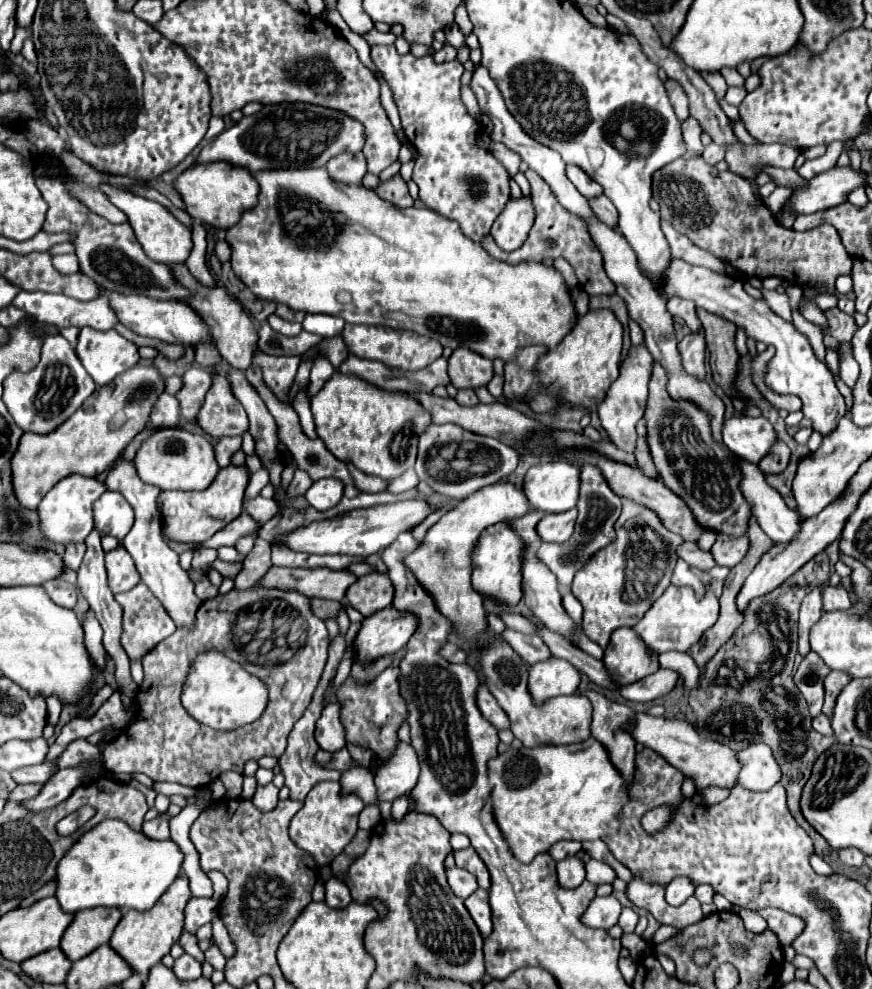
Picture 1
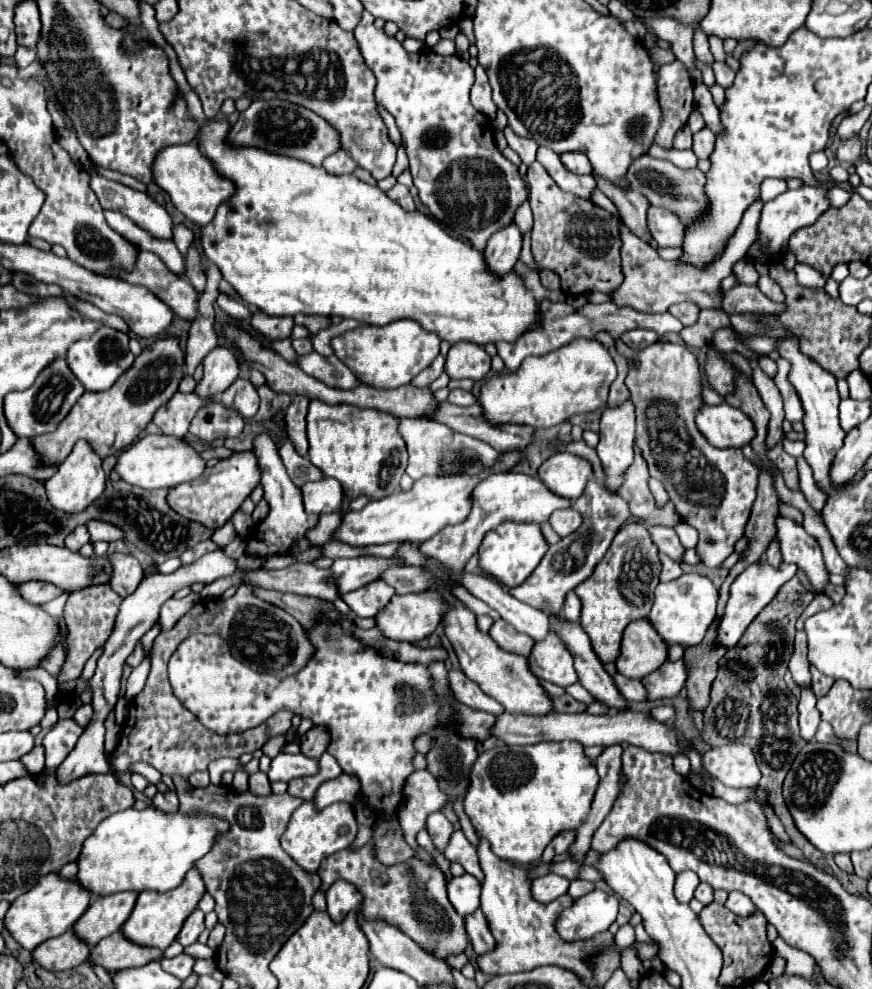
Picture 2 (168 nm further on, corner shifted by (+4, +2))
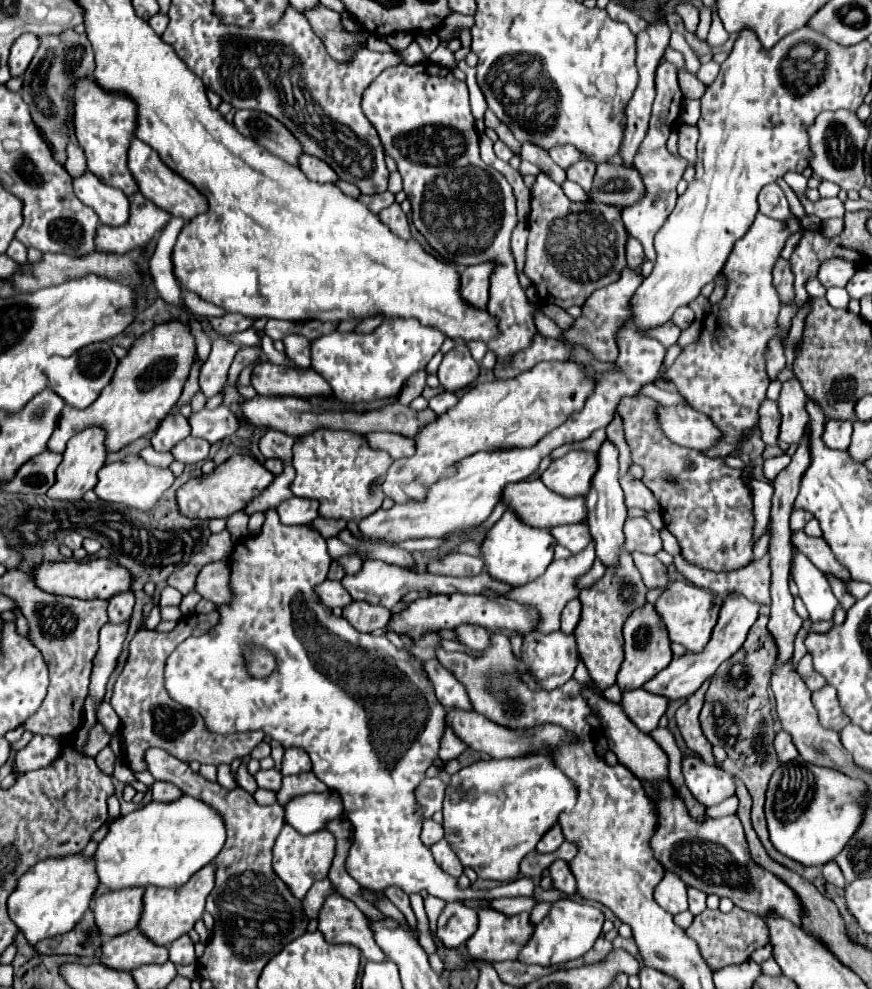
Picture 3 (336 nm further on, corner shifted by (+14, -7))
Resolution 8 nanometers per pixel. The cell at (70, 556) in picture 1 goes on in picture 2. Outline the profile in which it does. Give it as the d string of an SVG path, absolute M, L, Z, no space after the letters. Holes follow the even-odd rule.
M84 525L76 527L76 529L66 537L66 547L72 549L72 551L78 551L84 543L90 543L90 535Z

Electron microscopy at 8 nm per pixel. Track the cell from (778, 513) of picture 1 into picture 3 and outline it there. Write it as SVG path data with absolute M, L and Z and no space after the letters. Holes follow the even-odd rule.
M796 550L792 554L790 574L800 590L800 598L804 602L812 622L830 620L838 600L834 598L834 594L830 590L830 582L826 578L826 574L820 568L816 568L808 560L808 556L802 554L800 550Z

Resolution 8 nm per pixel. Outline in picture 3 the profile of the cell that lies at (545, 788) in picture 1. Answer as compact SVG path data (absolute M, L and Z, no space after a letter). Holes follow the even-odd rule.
M528 754L522 758L478 760L460 772L452 774L444 798L444 832L446 840L464 866L476 870L480 878L510 882L520 872L520 862L530 854L540 838L558 822L560 814L572 812L576 806L578 790L574 782L556 766L548 754Z

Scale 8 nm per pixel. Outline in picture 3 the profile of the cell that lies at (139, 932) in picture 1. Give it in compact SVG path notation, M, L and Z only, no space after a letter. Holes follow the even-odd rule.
M204 866L182 886L182 890L146 890L142 898L142 916L138 922L138 930L150 938L152 942L158 942L160 946L168 946L182 934L188 934L194 928L194 922L204 912L204 902L210 890L214 888L214 866Z

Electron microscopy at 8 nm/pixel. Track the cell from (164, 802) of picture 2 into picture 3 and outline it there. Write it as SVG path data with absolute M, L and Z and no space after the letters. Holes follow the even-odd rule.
M154 782L152 784L152 800L154 802L174 802L182 796L176 786L168 786L168 782Z

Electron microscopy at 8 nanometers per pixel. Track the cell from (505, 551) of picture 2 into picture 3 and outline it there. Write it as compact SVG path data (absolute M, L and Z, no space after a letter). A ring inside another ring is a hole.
M506 510L502 514L502 518L486 532L480 552L482 552L482 560L486 564L486 570L490 572L490 576L494 580L504 582L510 588L518 588L518 586L532 582L548 568L548 564L552 562L552 556L554 556L554 544L556 542L552 538L550 530L530 528L530 526L522 524L516 518L516 514Z

